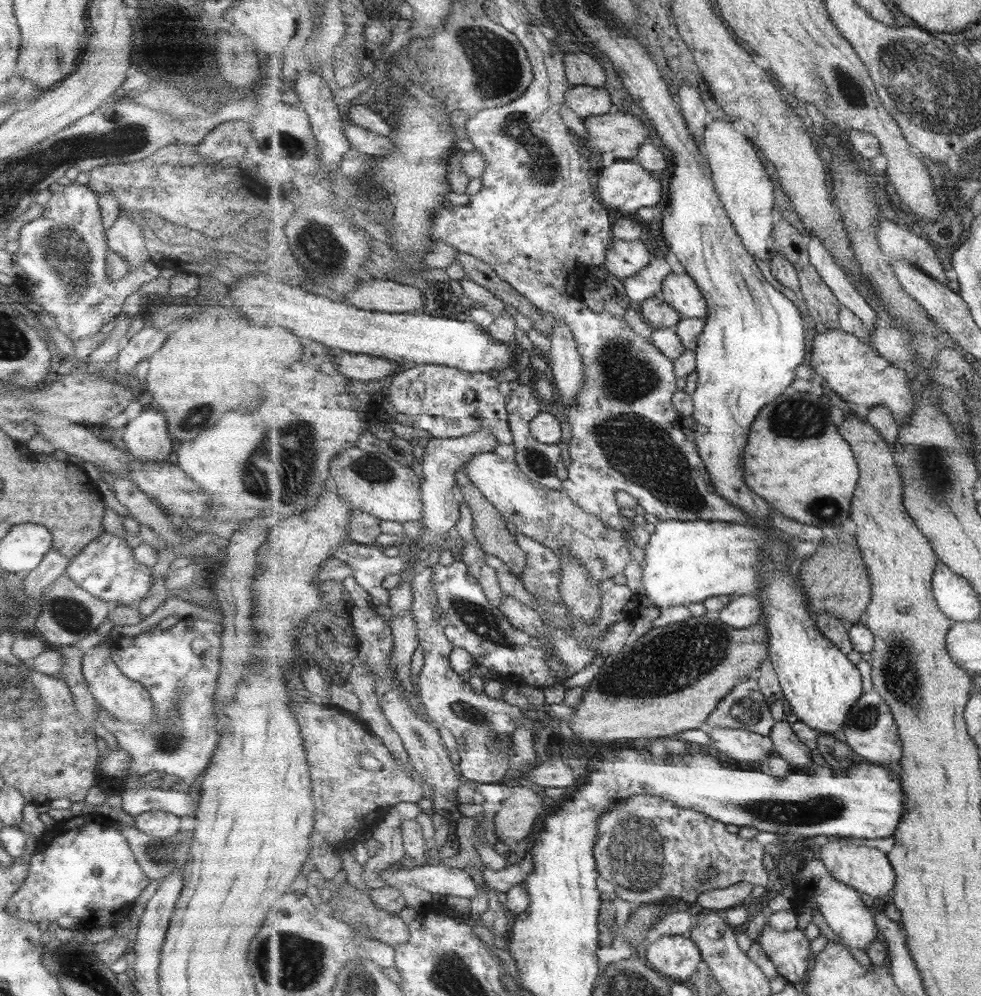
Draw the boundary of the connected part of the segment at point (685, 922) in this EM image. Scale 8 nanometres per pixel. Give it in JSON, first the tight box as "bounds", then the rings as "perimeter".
{"bounds":[647,907,700,944],"perimeter":[[[686,907],[676,909],[673,913],[669,913],[659,920],[654,928],[650,930],[647,944],[654,943],[658,938],[667,935],[686,935],[689,936],[692,928],[700,921],[697,918],[697,909]]]}

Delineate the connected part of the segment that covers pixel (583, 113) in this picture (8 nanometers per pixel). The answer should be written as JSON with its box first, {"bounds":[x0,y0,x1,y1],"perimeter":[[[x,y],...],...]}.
{"bounds":[566,85,617,120],"perimeter":[[[572,85],[566,97],[566,106],[583,120],[588,116],[602,115],[617,109],[606,88]]]}

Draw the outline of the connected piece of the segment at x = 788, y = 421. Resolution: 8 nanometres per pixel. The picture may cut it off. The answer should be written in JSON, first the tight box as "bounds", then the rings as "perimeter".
{"bounds":[747,390,861,541],"perimeter":[[[787,390],[762,408],[751,427],[751,444],[747,444],[747,486],[787,518],[822,528],[827,540],[849,541],[856,538],[858,527],[852,519],[851,507],[861,472],[852,444],[843,440],[839,426],[829,416],[828,400],[811,393]]]}

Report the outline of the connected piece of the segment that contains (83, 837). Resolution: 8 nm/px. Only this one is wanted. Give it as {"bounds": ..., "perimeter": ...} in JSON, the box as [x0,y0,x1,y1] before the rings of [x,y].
{"bounds":[4,812,150,930],"perimeter":[[[83,812],[81,815],[71,815],[70,819],[63,819],[62,822],[55,822],[54,826],[46,831],[46,834],[39,840],[37,849],[29,857],[26,864],[27,870],[25,878],[22,880],[22,885],[11,895],[11,898],[4,904],[4,911],[7,915],[17,919],[17,921],[25,921],[37,925],[40,920],[46,920],[48,923],[57,921],[59,917],[68,916],[76,918],[79,923],[77,928],[85,930],[97,930],[98,928],[114,928],[124,927],[129,919],[128,914],[131,912],[131,904],[137,898],[139,892],[147,886],[150,880],[145,877],[145,873],[136,863],[133,853],[130,851],[126,840],[119,834],[116,823],[108,819],[107,816],[100,815],[99,812]]]}

